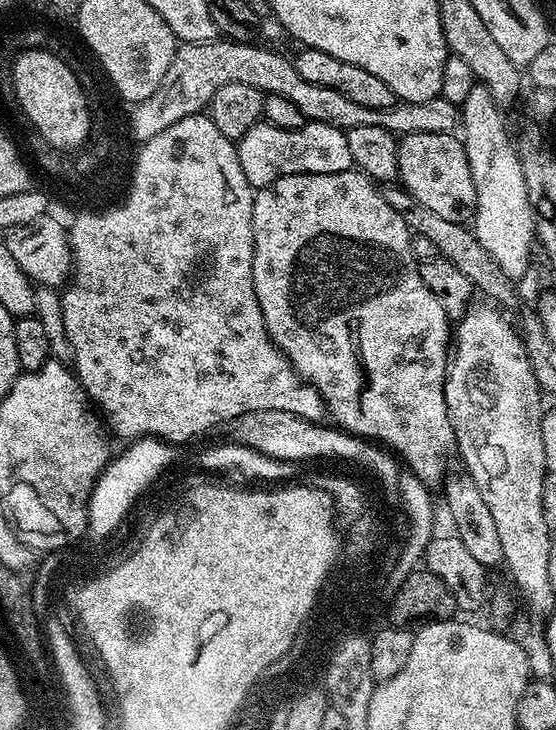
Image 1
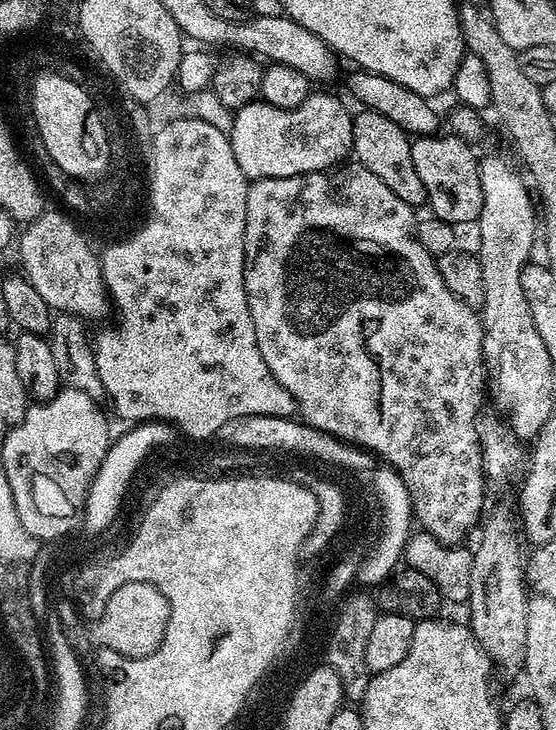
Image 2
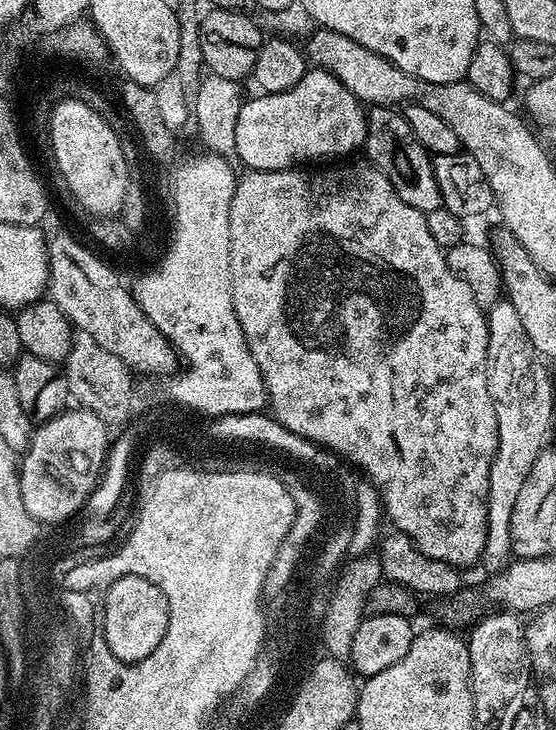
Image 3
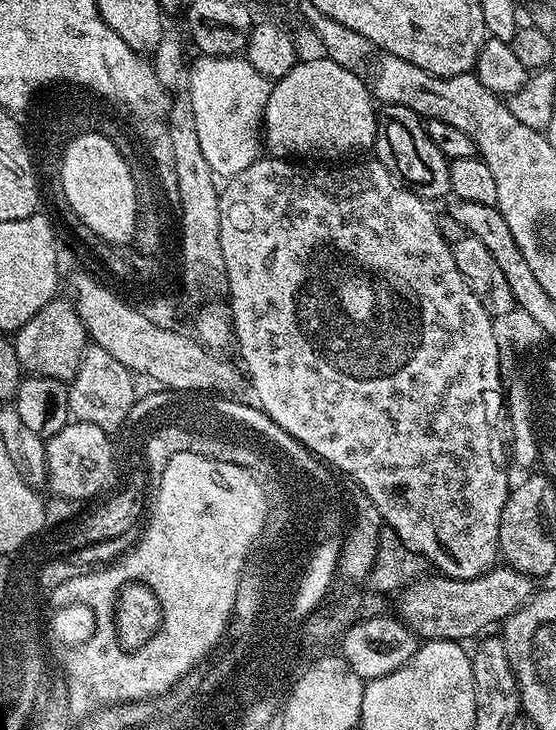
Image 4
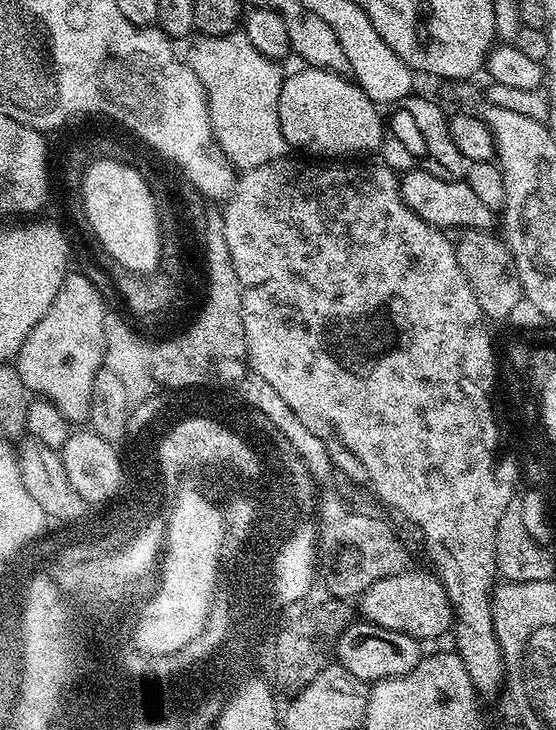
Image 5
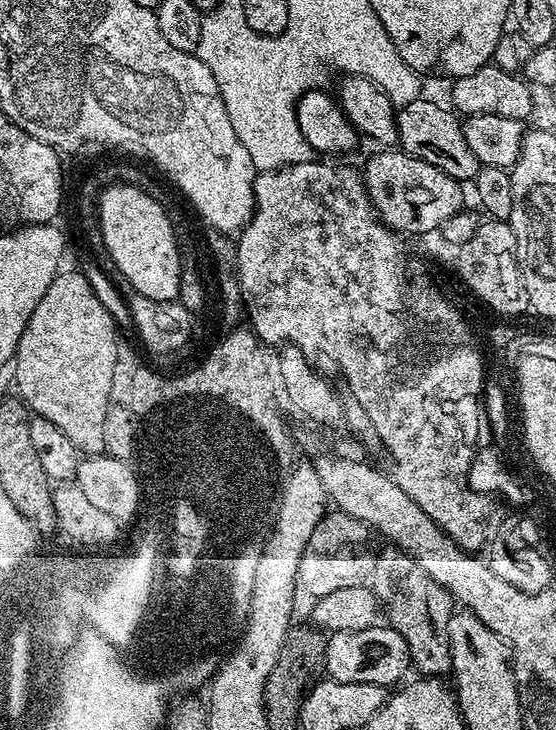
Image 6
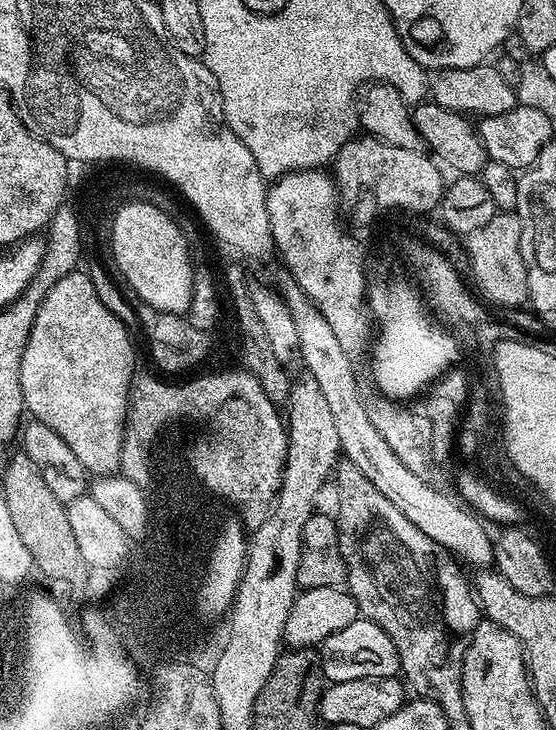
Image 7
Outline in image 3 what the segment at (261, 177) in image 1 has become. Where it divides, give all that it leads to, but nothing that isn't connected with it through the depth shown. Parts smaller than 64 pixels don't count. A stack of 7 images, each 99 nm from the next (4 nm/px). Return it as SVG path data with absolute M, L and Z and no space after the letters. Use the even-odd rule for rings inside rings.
M315 66L305 71L304 77L290 90L256 94L253 100L245 99L240 105L240 113L234 126L235 159L240 159L245 169L253 172L282 170L307 165L312 162L328 162L333 158L348 158L355 148L364 148L364 139L368 136L368 118L365 109L338 78L326 70Z

